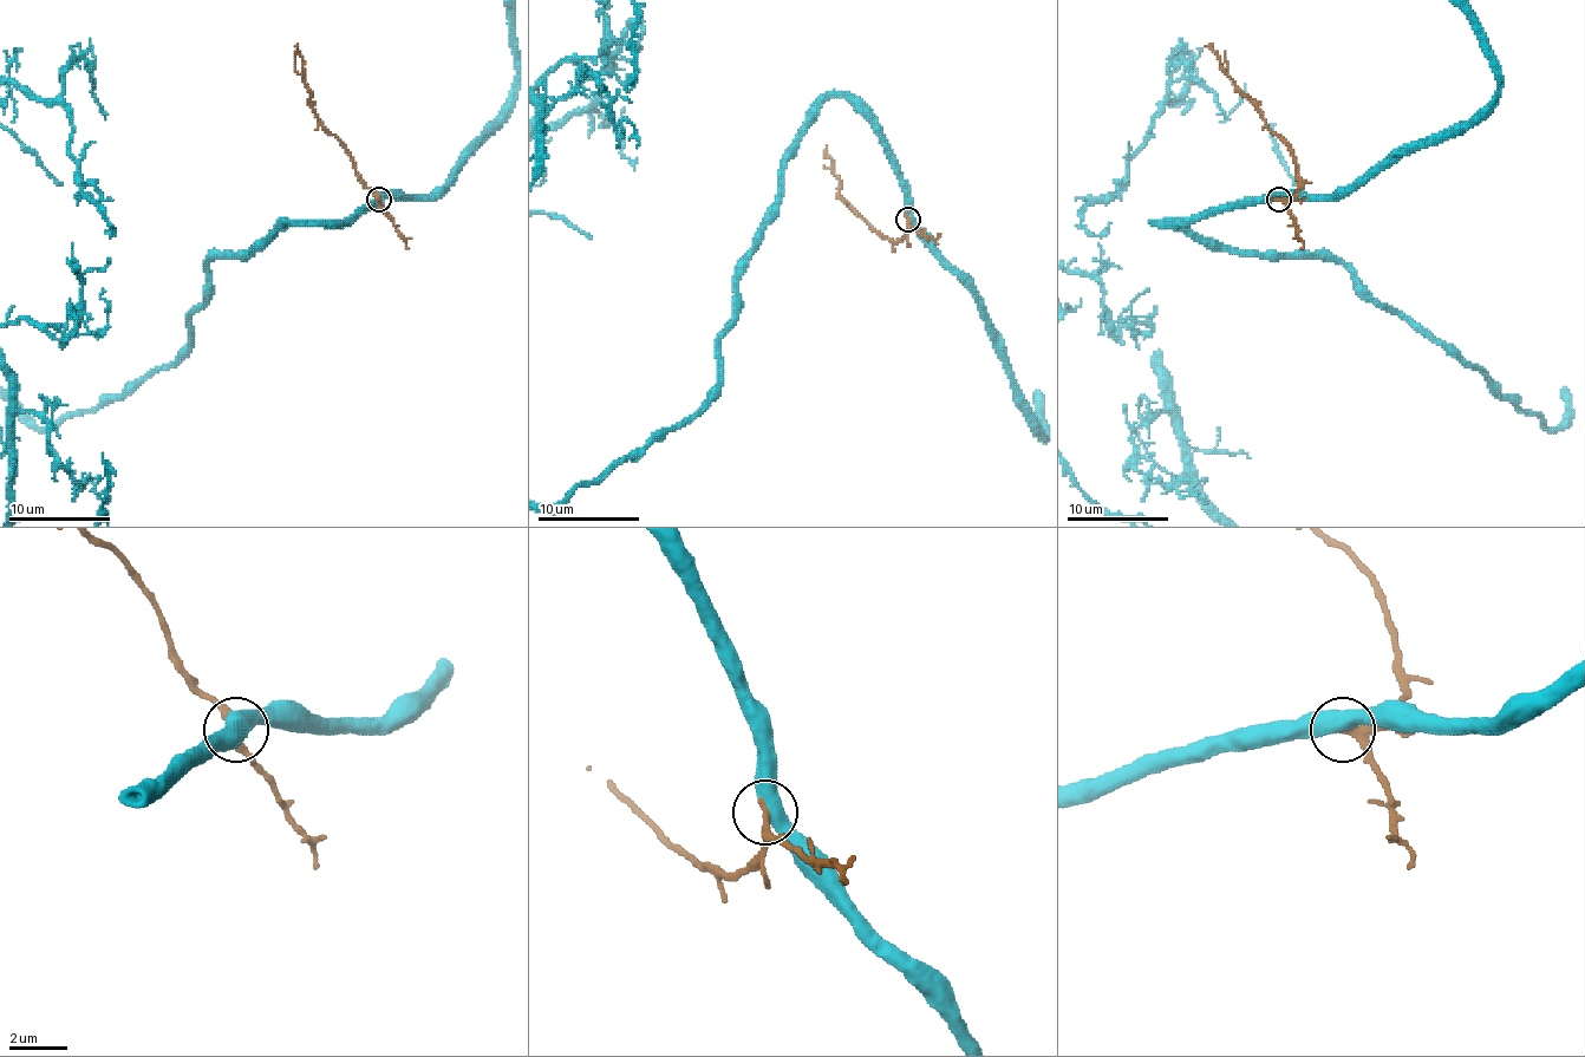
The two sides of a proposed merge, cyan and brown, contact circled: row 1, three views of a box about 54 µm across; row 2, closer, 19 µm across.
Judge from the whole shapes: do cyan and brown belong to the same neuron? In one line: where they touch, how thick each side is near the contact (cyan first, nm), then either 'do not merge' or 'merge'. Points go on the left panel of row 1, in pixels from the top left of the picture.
at (378, 200); 500 nm thick on the cyan side, 240 nm on the other; do not merge

